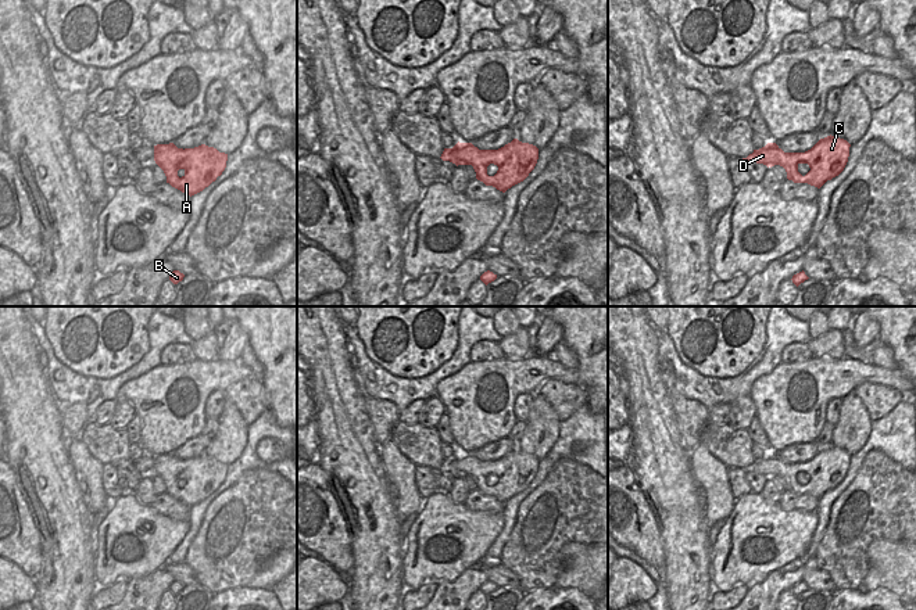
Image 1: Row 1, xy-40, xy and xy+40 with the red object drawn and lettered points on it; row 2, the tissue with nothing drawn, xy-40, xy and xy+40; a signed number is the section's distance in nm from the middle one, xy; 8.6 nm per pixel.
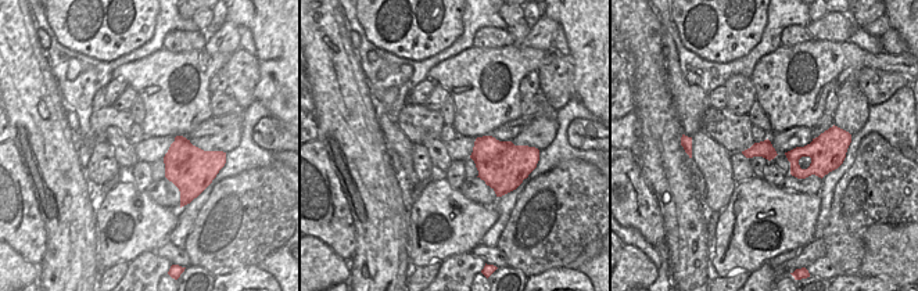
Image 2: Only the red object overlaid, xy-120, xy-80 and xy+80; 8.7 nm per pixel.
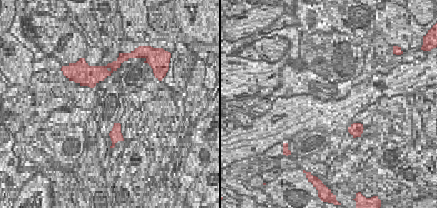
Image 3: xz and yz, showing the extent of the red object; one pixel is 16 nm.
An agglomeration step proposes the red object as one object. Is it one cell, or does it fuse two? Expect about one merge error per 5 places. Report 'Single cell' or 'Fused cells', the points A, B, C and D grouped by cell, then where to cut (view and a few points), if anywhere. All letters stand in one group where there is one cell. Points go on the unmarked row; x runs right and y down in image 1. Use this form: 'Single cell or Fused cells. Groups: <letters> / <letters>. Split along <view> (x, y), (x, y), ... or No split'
Single cell. Groups: A B C D. No split.

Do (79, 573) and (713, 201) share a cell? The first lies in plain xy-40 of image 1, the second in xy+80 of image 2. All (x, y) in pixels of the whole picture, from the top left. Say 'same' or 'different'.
different

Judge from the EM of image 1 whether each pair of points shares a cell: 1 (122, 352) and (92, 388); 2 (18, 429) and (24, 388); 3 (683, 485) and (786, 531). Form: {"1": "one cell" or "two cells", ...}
{"1": "two cells", "2": "one cell", "3": "two cells"}

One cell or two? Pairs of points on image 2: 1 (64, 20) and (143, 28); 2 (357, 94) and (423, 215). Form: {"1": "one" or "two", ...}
{"1": "one", "2": "two"}

